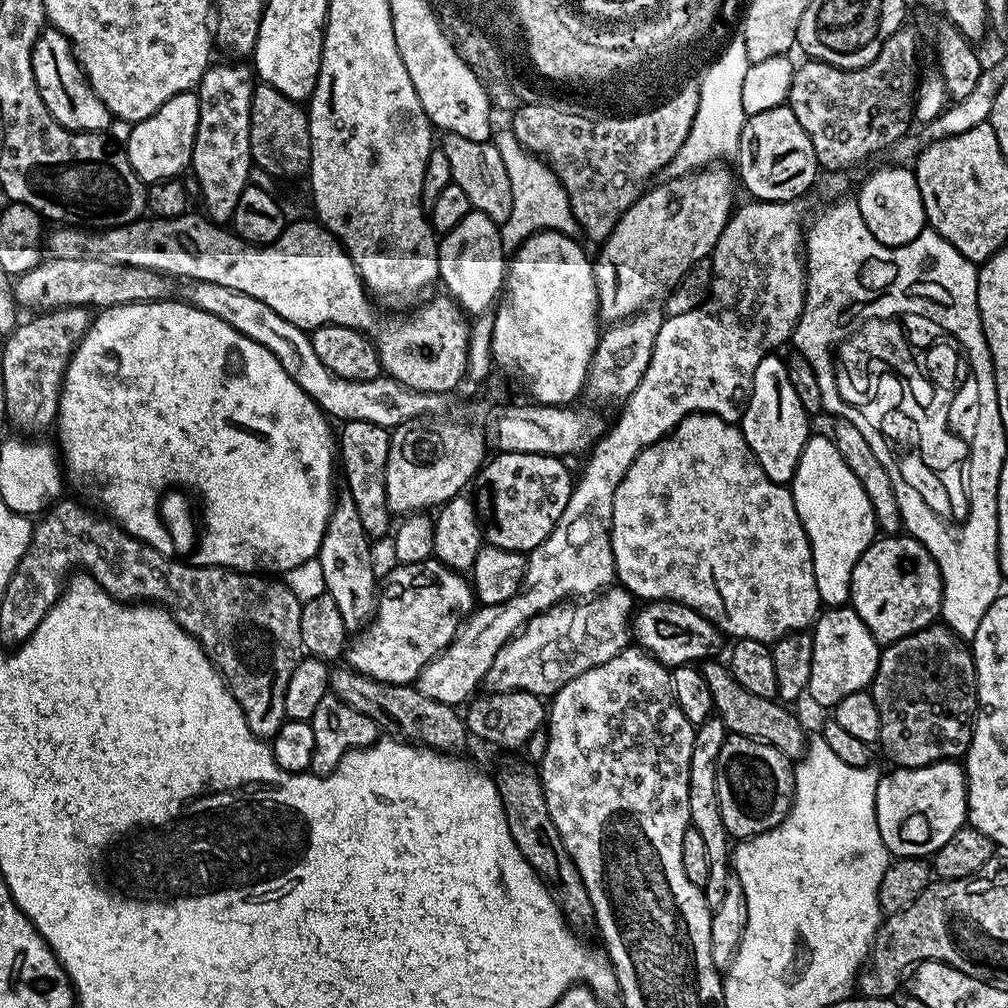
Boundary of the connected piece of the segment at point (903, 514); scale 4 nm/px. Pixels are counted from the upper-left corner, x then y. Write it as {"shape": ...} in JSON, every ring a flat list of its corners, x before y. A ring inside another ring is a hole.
{"shape":[[972,456,970,466,970,494,973,516,964,528,944,528,944,524,936,524,937,516,928,516,926,502,921,502,916,492,902,478,898,468,886,468,890,474,890,486,894,486,894,498,898,498,900,523,907,535,913,536,934,558,940,571,942,586,942,606,939,619,965,642,971,642,978,634,978,626,982,626,982,618,986,618,986,610,1002,594,1002,577,1000,575,1000,551,998,550,998,483,999,477,992,468,996,468,996,460,1000,456]]}

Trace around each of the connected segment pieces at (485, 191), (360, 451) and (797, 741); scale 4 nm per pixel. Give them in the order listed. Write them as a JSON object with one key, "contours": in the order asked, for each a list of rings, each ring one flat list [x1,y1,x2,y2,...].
{"contours":[[[453,132,443,138,442,147,450,162,452,183,462,186,475,211,486,214,486,218,490,218,497,226,504,224,506,218,510,218,514,198,510,190,510,174,506,174,506,162,502,162,502,154,495,143,462,138]],[[346,420,338,428,338,460,342,468,344,464,344,480,348,483,345,484,346,491,354,498,354,506,358,506,358,514,362,517,362,527,370,538,387,537,394,524,394,514,386,502,389,439,389,429,374,426,374,422]],[[712,658,703,665,702,671,706,678,706,686,710,686,715,715,724,723,725,728,733,736,745,736,751,740,761,740,764,744,774,746,789,761,796,762,803,757,806,747,806,735,800,720,791,712,787,703,776,698,762,698,752,691,746,690,734,678,727,663]]]}

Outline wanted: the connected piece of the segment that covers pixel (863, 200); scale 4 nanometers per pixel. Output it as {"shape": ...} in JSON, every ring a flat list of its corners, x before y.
{"shape":[[911,167,880,168,872,172,864,180,860,188,858,203,862,210,862,218,874,234,876,243,886,248,897,248,918,238,920,232,925,231,924,207,922,194,918,190,916,173]]}

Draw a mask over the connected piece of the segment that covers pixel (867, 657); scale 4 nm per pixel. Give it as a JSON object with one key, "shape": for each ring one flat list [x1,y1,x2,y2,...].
{"shape":[[828,606,817,615,811,629,814,642,814,662,810,666,810,682,807,699,821,704,828,710,835,709,846,694,863,692,869,687,878,670,881,645,872,637,870,630,858,618,851,606]]}

